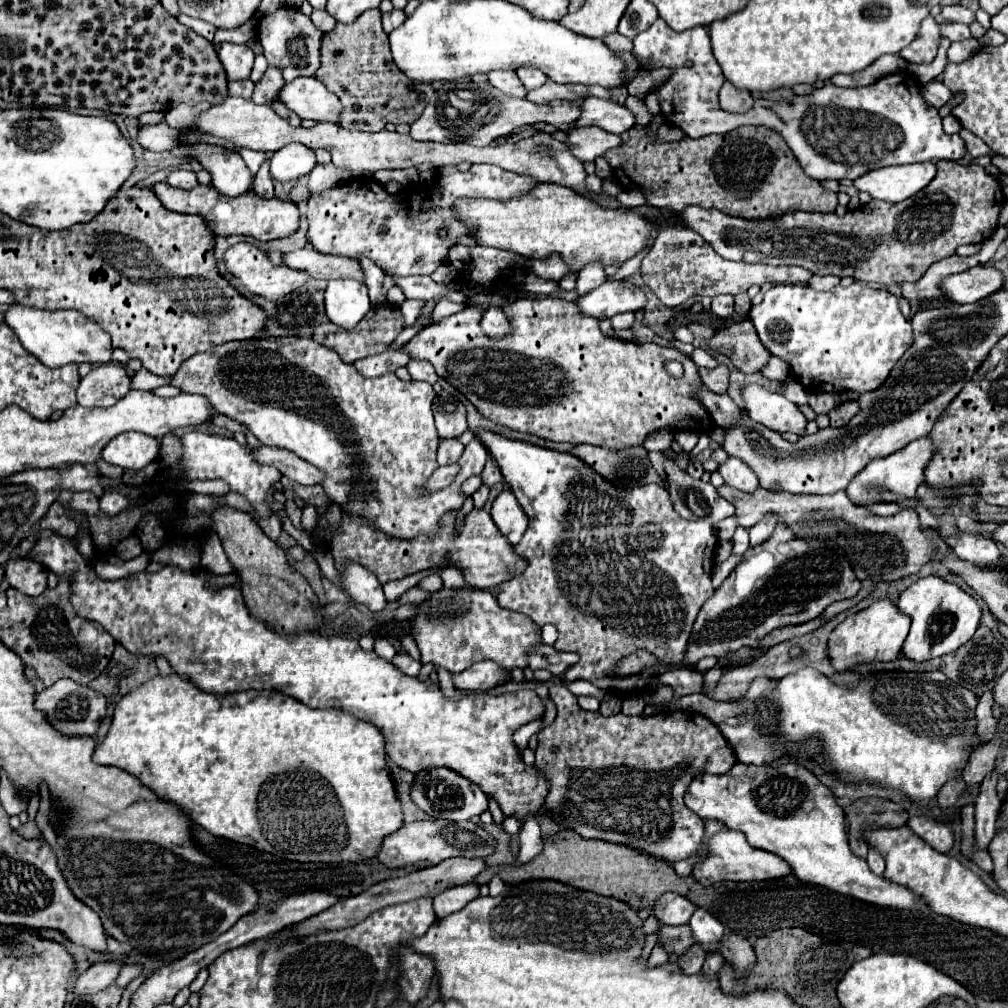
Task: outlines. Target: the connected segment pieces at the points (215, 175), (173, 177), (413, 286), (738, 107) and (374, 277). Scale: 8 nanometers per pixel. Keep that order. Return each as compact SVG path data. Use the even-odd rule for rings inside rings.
M205 142L193 144L193 158L211 174L211 184L225 196L241 196L251 190L251 172L237 152Z
M173 170L167 176L167 184L173 186L173 188L185 188L185 190L191 190L191 188L199 186L199 182L195 178L195 172L189 172L189 170Z
M393 276L395 284L403 290L407 298L419 298L419 300L453 300L453 302L463 302L465 294L463 292L447 292L445 284L433 282L429 276Z
M725 82L719 90L719 102L721 102L721 108L725 112L733 112L733 114L745 114L751 110L753 106L753 98L747 90L741 90L741 88L733 88L733 84Z
M359 260L359 262L363 264L363 270L367 272L365 274L365 284L369 288L371 300L379 300L379 296L381 296L381 284L383 284L385 274L381 272L381 268L377 268L377 264L373 264L373 260Z

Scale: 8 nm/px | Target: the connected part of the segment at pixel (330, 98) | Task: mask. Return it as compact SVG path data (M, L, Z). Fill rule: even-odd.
M297 78L279 92L279 100L299 118L339 124L341 102L315 78Z

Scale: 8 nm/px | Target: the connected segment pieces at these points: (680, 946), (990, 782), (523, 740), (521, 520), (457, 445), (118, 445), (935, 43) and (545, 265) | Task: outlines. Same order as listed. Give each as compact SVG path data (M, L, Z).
M687 924L685 926L663 926L659 934L661 934L659 944L663 944L665 950L675 956L681 956L693 944L693 934L689 932Z
M997 772L989 774L981 782L981 794L975 802L975 842L977 848L987 848L995 836L995 822L1001 810L1001 800L995 792Z
M535 720L535 722L531 722L531 724L525 724L523 728L519 728L519 730L513 734L515 744L517 744L517 748L519 748L521 752L527 748L527 740L529 740L535 732L539 732L539 726L541 726L541 720Z
M507 488L503 490L491 508L491 516L495 520L495 526L499 528L499 532L507 538L509 544L517 544L521 540L521 536L527 530L527 516L521 510L515 494Z
M447 438L439 442L439 450L437 450L437 462L439 466L445 464L455 464L463 454L463 444L455 438Z
M125 432L115 436L101 454L109 464L141 470L159 458L159 440L141 432Z
M927 16L921 22L921 30L919 36L899 52L901 58L905 58L911 64L923 64L923 62L933 62L933 58L937 56L937 48L939 48L939 40L941 40L941 30L939 24L935 22L933 16Z
M551 256L549 260L531 260L533 272L543 280L561 280L565 274L569 274L567 264L559 256Z

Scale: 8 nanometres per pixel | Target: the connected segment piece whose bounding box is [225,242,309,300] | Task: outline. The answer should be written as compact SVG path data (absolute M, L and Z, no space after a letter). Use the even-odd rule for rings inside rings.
M239 242L239 244L231 246L227 250L225 262L227 262L227 268L233 274L233 278L241 280L243 286L247 290L251 290L253 294L263 296L263 298L269 298L269 300L279 300L285 294L301 288L309 280L309 276L305 276L305 272L301 272L301 270L289 268L287 264L273 264L273 262L269 262L267 254L261 252L257 246L249 244L249 242Z

